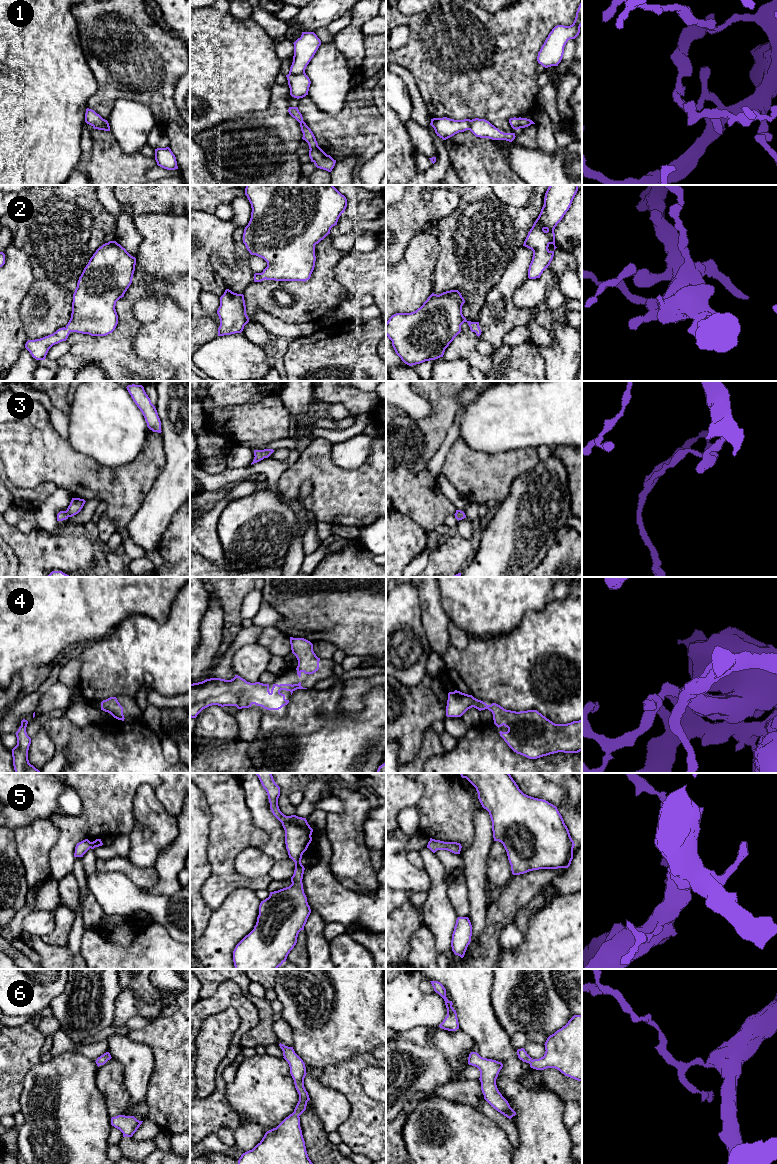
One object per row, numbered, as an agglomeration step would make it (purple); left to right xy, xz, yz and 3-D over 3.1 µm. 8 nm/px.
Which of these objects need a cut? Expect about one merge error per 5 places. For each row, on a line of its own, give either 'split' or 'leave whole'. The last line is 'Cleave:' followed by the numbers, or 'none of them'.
1: split
2: leave whole
3: leave whole
4: leave whole
5: leave whole
6: leave whole
Cleave: 1

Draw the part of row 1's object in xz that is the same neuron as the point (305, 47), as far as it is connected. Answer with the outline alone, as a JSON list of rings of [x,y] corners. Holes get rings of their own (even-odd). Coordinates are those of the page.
[[[302,32],[301,37],[293,44],[294,56],[289,74],[298,75],[305,72],[307,65],[321,45],[321,41],[314,32]]]

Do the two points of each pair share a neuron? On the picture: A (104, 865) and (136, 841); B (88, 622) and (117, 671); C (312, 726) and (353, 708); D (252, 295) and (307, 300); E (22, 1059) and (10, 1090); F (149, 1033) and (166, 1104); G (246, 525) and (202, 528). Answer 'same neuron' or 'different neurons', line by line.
A: different neurons
B: different neurons
C: different neurons
D: same neuron
E: same neuron
F: same neuron
G: different neurons

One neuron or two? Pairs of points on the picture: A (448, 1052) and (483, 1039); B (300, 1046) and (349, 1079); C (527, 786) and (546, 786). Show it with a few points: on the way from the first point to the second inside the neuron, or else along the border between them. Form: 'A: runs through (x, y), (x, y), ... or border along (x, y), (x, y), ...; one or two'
A: border along (459, 1027), (472, 1039), (477, 1051); two
B: border along (352, 1057), (322, 1069); two
C: runs through (532, 786), (541, 786); one

